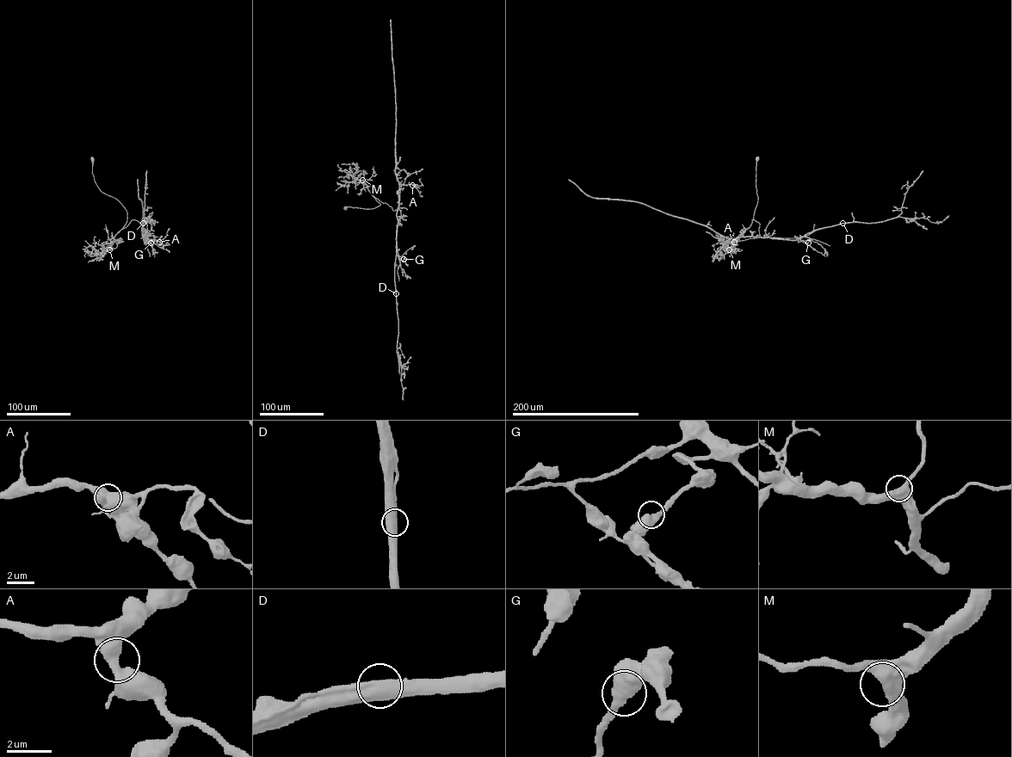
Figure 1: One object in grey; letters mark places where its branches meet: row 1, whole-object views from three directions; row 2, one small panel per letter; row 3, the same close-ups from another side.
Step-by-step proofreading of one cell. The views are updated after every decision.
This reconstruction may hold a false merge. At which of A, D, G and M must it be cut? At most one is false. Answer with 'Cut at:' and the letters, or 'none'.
Cut at: D

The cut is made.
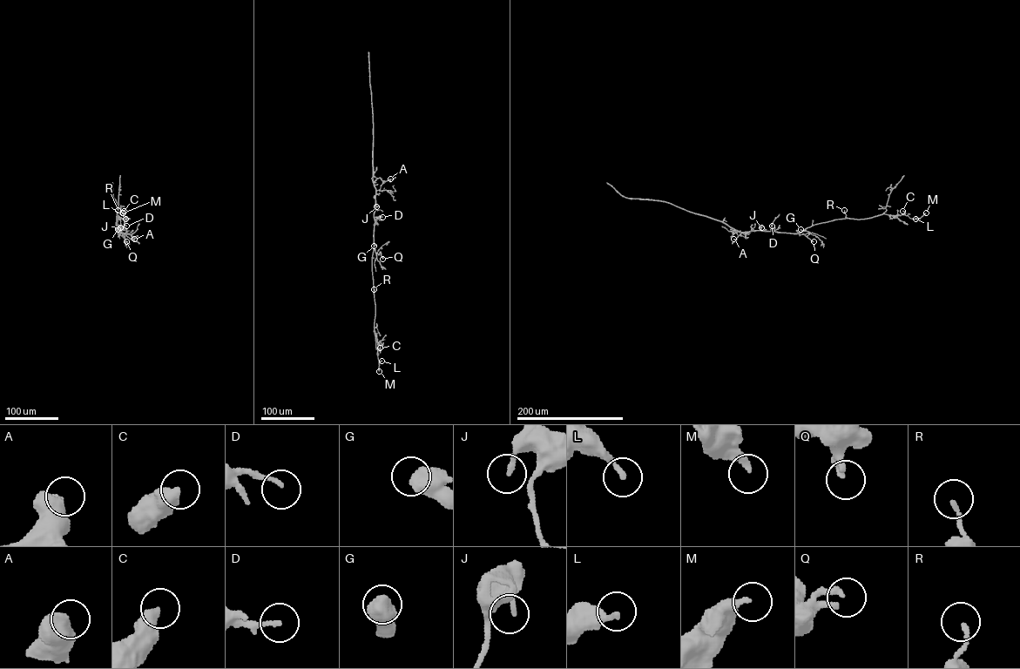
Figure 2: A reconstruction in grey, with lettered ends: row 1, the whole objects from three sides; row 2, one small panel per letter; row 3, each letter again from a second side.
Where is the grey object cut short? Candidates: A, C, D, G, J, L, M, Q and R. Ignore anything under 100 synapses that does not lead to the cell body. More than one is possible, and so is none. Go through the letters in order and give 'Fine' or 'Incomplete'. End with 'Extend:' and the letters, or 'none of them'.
A: Fine
C: Fine
D: Fine
G: Fine
J: Fine
L: Fine
M: Fine
Q: Fine
R: Fine
Extend: none of them

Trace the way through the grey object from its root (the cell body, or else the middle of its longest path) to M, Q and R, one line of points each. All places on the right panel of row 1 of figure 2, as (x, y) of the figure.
M: (764, 231), (797, 233), (813, 225), (836, 219), (865, 219), (883, 213), (904, 214), (917, 219), (926, 212)
Q: (764, 231), (797, 233), (805, 230), (809, 233), (807, 236), (813, 241)
R: (764, 231), (800, 233), (814, 225), (846, 218), (844, 210)

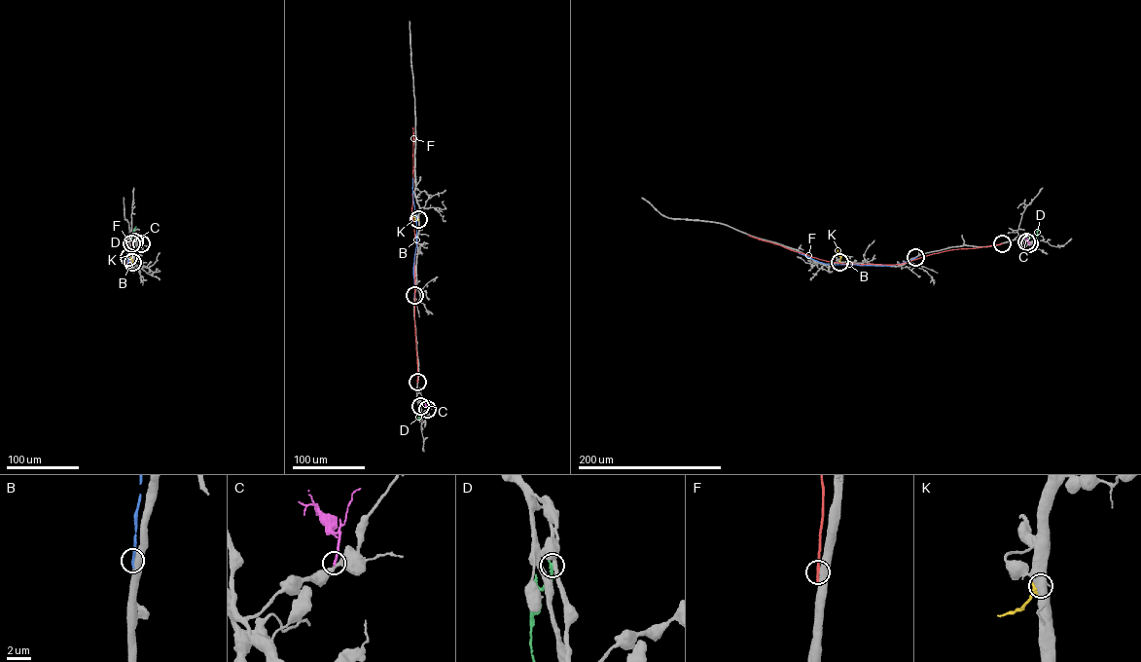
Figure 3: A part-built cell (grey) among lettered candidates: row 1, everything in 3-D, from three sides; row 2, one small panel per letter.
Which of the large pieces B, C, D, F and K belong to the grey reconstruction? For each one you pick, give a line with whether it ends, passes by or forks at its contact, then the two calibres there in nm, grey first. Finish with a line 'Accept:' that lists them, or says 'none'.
Accept: none

